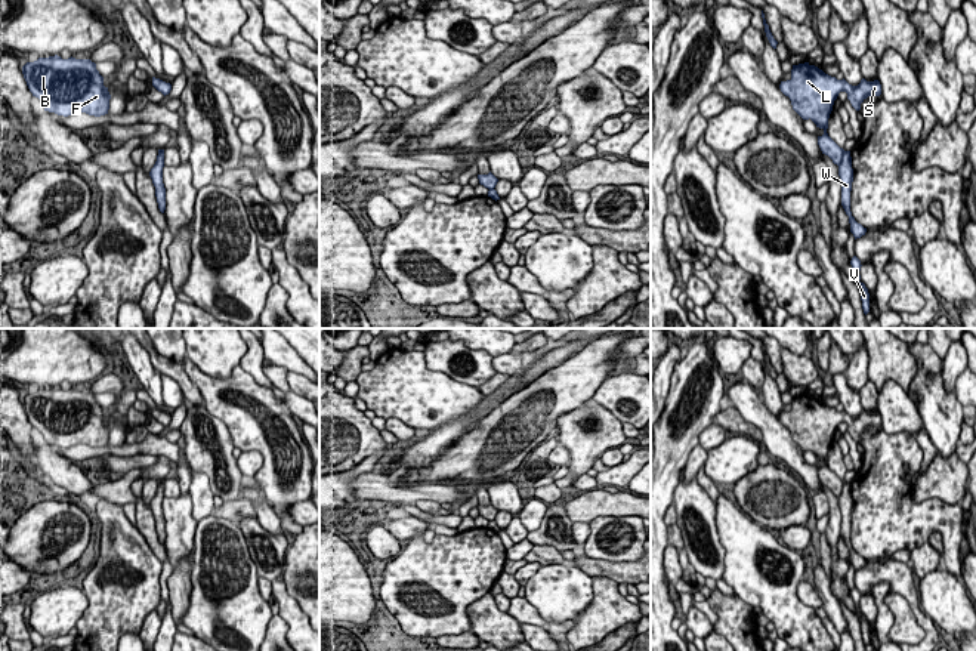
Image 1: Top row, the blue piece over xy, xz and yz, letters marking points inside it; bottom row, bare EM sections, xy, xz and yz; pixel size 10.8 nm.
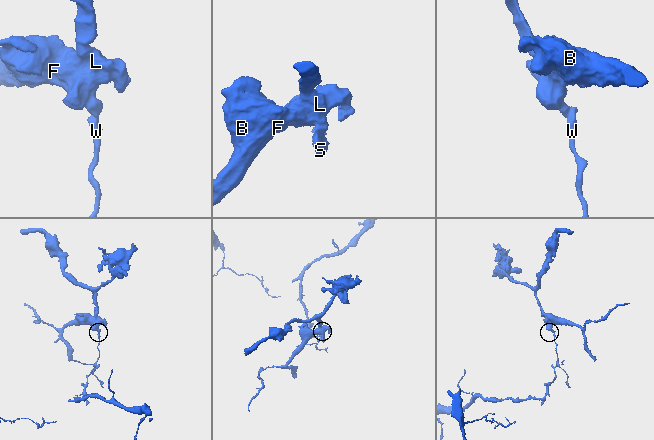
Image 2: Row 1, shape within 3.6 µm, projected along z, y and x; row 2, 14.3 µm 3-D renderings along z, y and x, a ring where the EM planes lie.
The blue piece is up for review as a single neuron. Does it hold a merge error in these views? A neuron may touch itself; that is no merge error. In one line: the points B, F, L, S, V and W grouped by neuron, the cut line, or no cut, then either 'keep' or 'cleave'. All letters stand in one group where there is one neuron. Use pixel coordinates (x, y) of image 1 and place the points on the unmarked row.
groups B F L S / V W; cut yz (845, 483), (837, 496); cleave

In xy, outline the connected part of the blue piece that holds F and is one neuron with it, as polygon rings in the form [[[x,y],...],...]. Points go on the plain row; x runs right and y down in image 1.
[[[58,386],[38,389],[24,397],[22,405],[44,442],[64,448],[78,444],[95,448],[108,445],[111,426],[90,391],[62,391]]]

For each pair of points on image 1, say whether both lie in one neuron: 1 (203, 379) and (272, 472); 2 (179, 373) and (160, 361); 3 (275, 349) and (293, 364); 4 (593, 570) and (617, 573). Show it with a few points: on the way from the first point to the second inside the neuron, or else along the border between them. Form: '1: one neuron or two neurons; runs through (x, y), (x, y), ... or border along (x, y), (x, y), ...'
1: one neuron; runs through (222, 401), (269, 449)
2: one neuron; runs through (175, 370), (164, 366)
3: one neuron; runs through (280, 352), (289, 360)
4: one neuron; runs through (599, 570), (611, 570)

